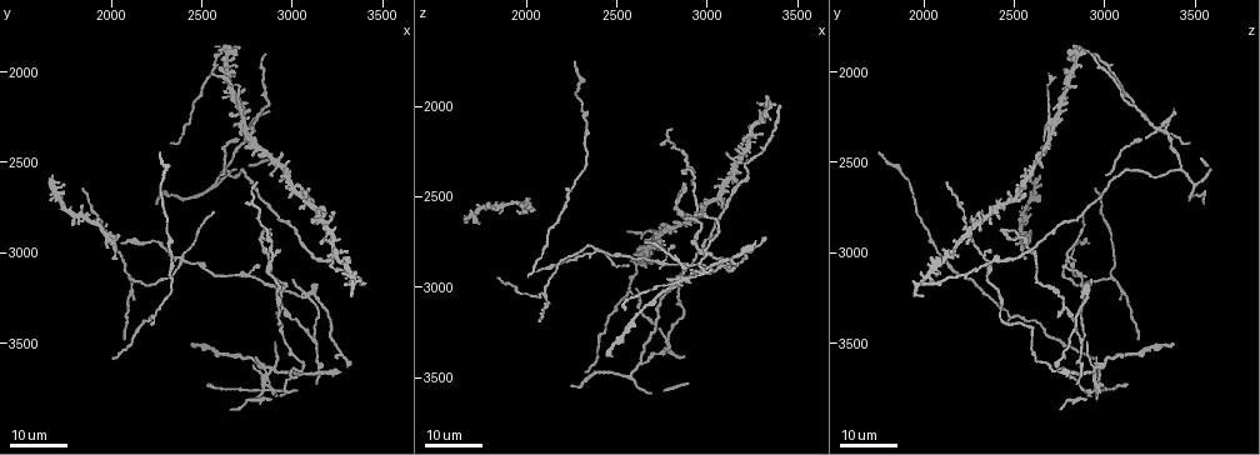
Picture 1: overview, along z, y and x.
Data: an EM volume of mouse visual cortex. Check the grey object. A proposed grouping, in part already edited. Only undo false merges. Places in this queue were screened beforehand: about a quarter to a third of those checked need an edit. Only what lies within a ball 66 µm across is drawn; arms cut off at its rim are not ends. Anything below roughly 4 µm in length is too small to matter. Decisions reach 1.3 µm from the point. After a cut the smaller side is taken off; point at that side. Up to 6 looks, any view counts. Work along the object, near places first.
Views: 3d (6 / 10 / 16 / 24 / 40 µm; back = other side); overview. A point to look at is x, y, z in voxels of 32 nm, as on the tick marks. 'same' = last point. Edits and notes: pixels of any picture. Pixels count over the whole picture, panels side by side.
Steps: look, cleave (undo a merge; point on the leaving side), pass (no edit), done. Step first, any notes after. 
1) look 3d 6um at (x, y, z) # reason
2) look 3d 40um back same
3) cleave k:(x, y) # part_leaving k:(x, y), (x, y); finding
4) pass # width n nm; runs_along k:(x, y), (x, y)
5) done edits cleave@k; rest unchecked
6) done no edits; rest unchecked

look 3d 16um at (3220, 3080, 2340) # sudden change in width

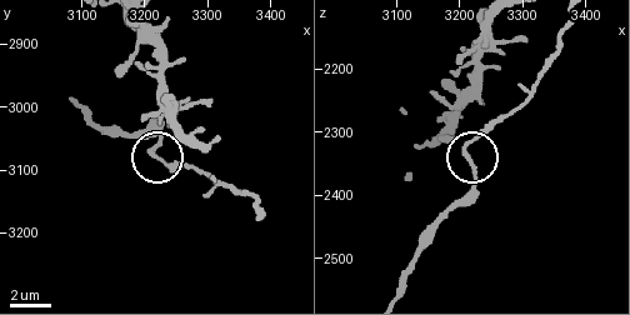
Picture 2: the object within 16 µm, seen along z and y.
look 3d 6um at (3210, 3070, 2325) # zoom in

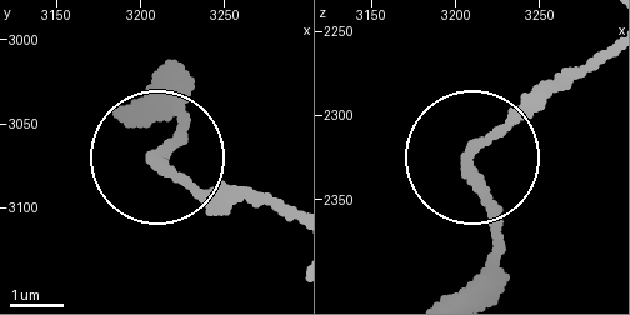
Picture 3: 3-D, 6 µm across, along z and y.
pass # one cell here

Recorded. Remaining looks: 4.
look 3d 24um at (2620, 2540, 3400) # a fork

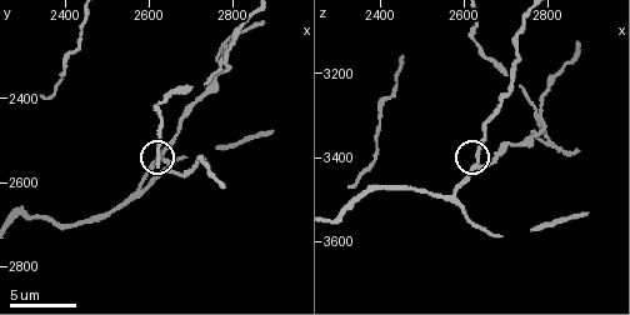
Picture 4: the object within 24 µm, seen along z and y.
look 3d 10um at (2625, 2530, 3425)

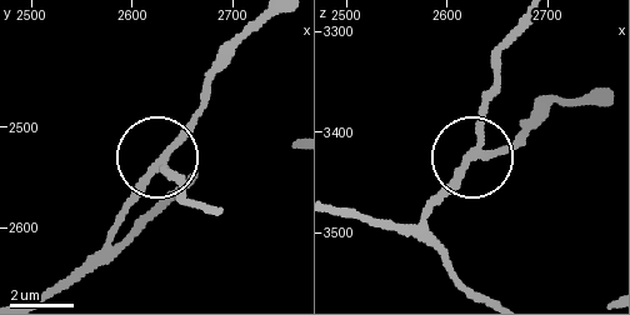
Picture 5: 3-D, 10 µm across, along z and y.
pass # side_arm 18 um; arms 3; one cell here

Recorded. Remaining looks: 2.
look 3d 24um at (2380, 3060, 2780) # four-way junction

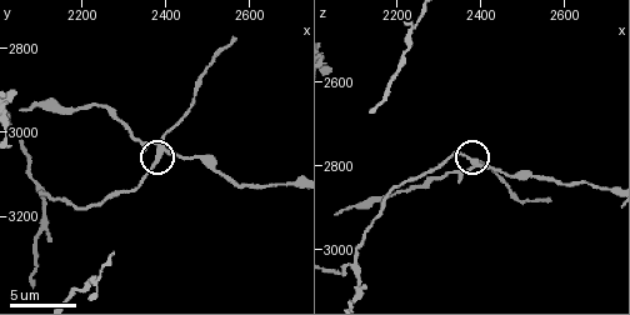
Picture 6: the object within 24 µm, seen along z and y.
look 3d 10um at (2380, 3050, 2795)

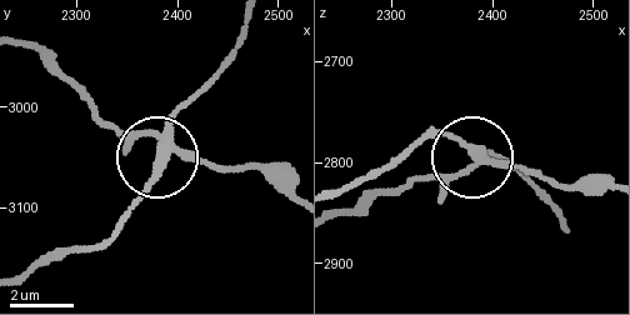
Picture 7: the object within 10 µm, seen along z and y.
cleave 7:(133, 143) # arms 4; a second cell is stuck on

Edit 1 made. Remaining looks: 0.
done edits cleave@7; rest unchecked

